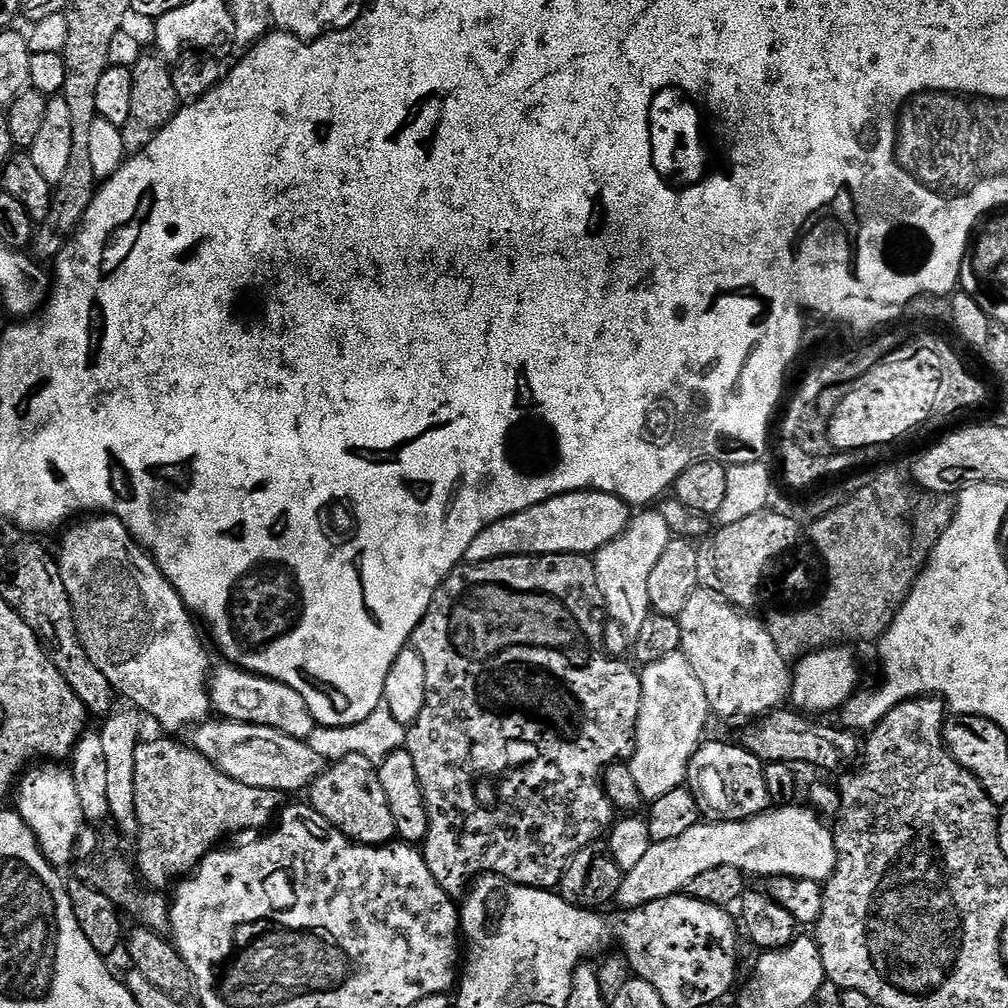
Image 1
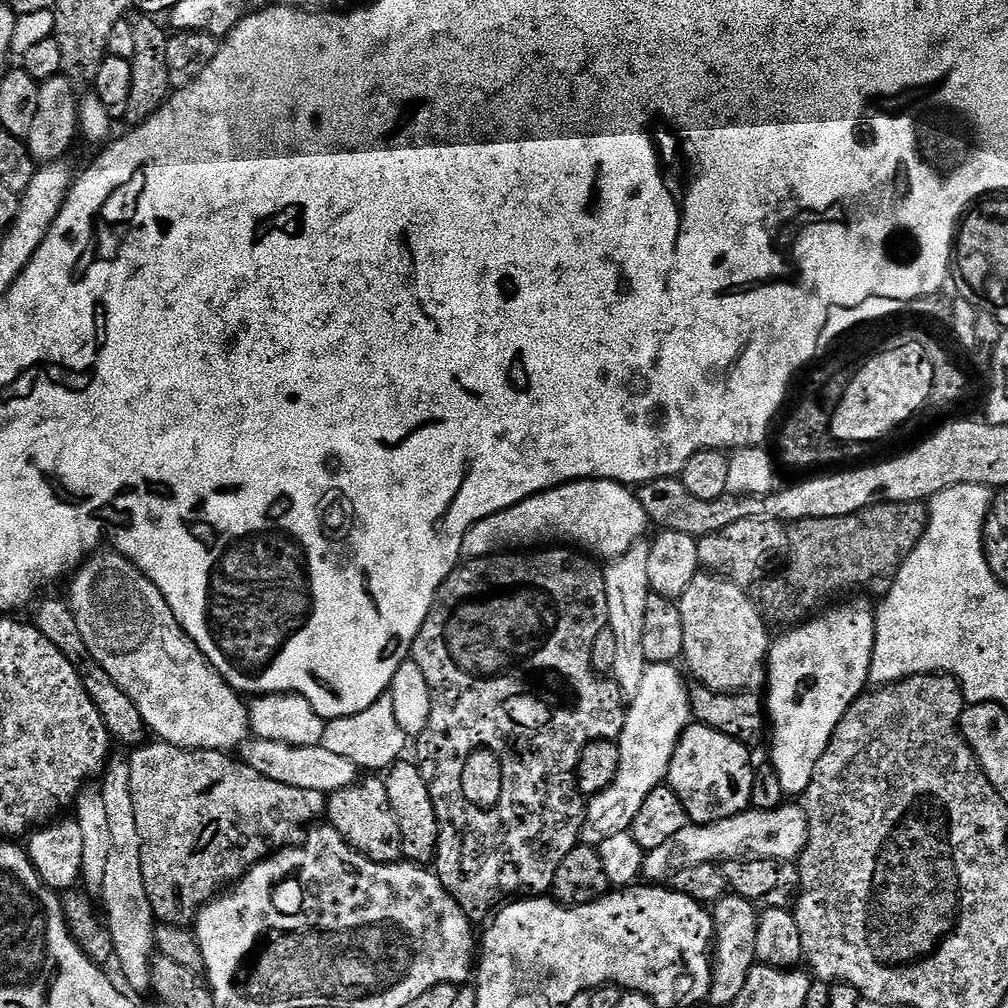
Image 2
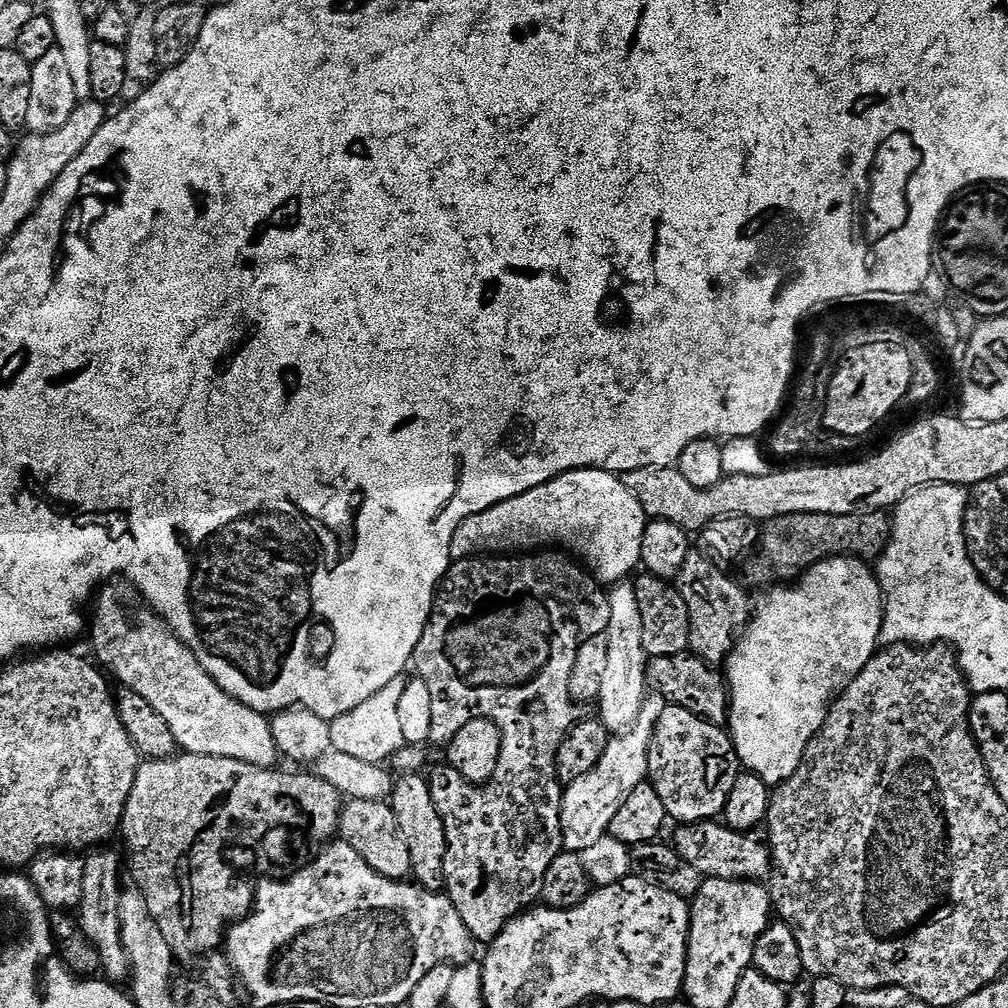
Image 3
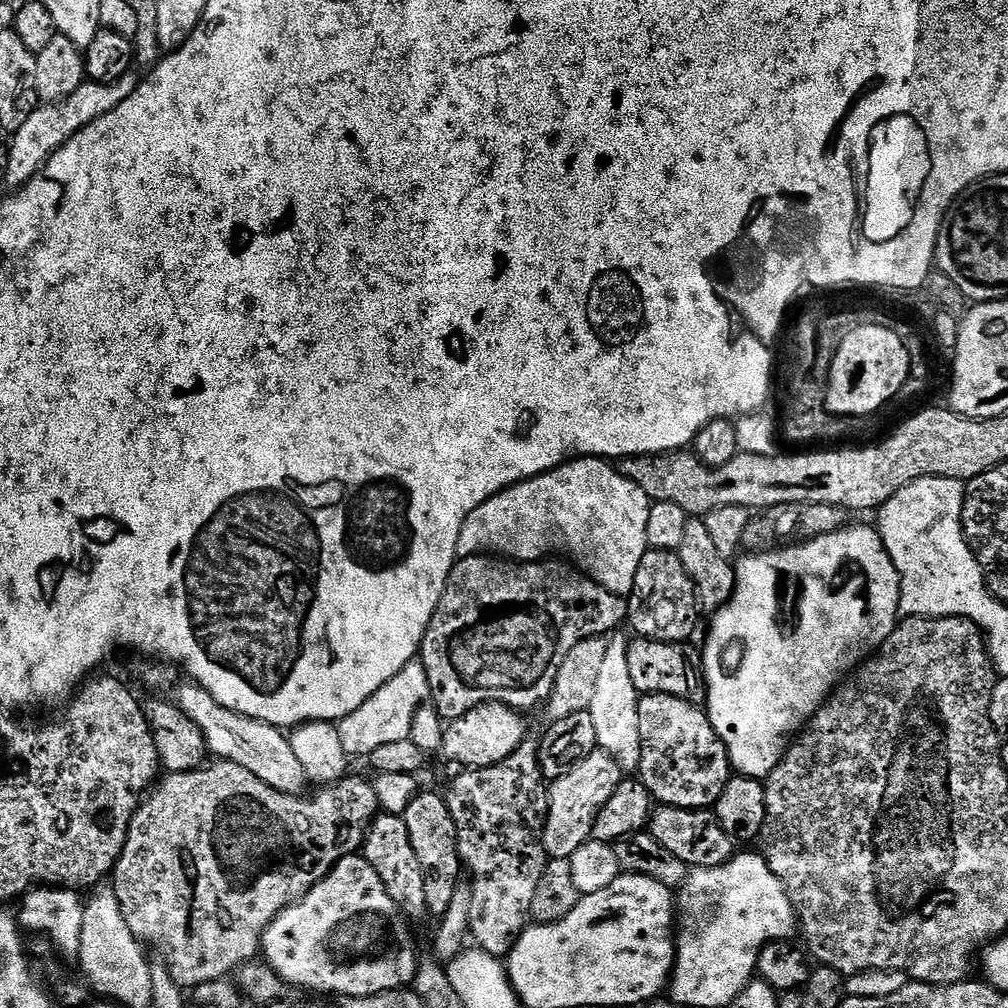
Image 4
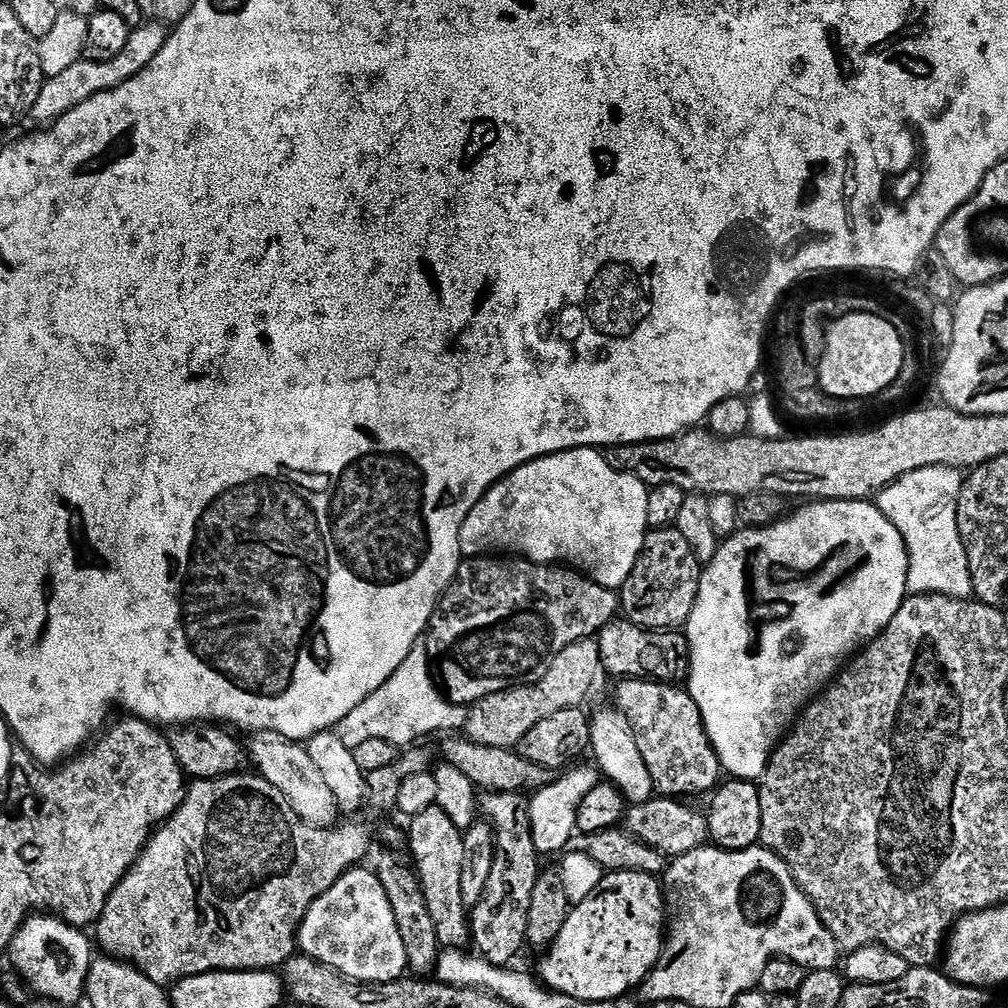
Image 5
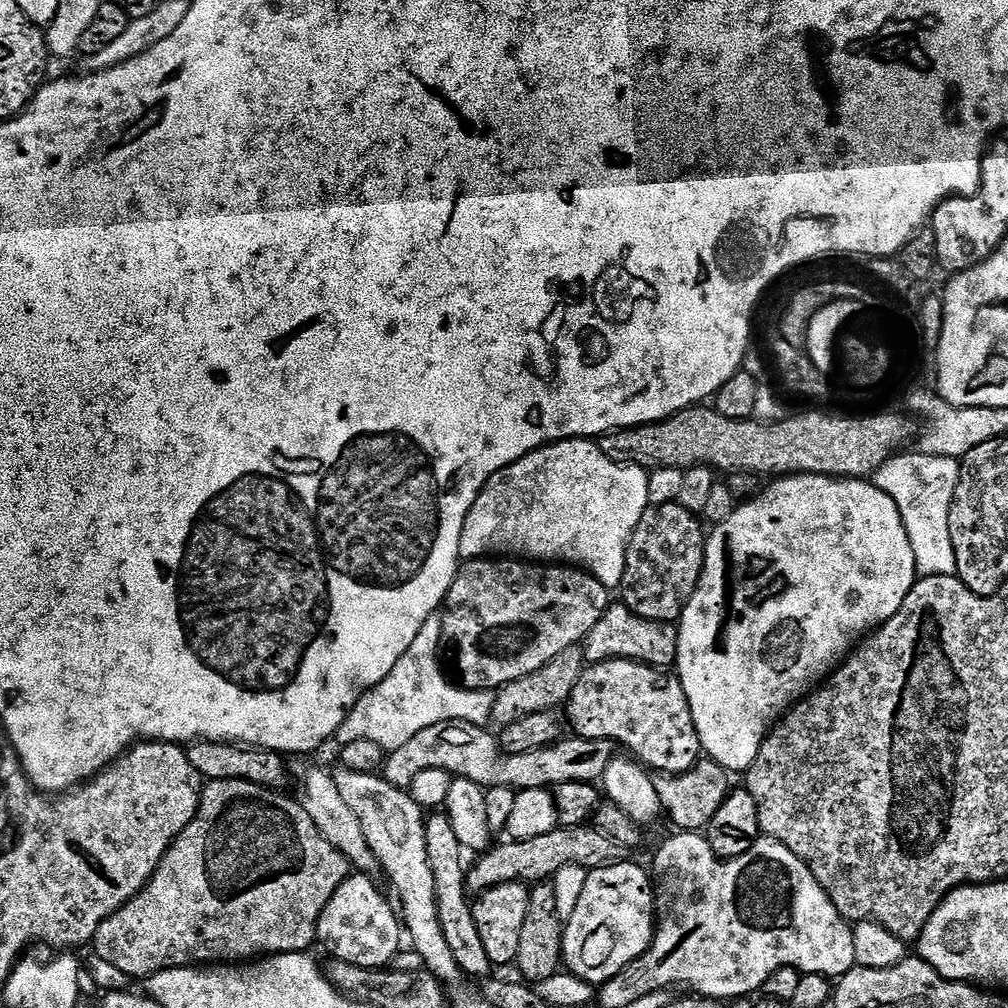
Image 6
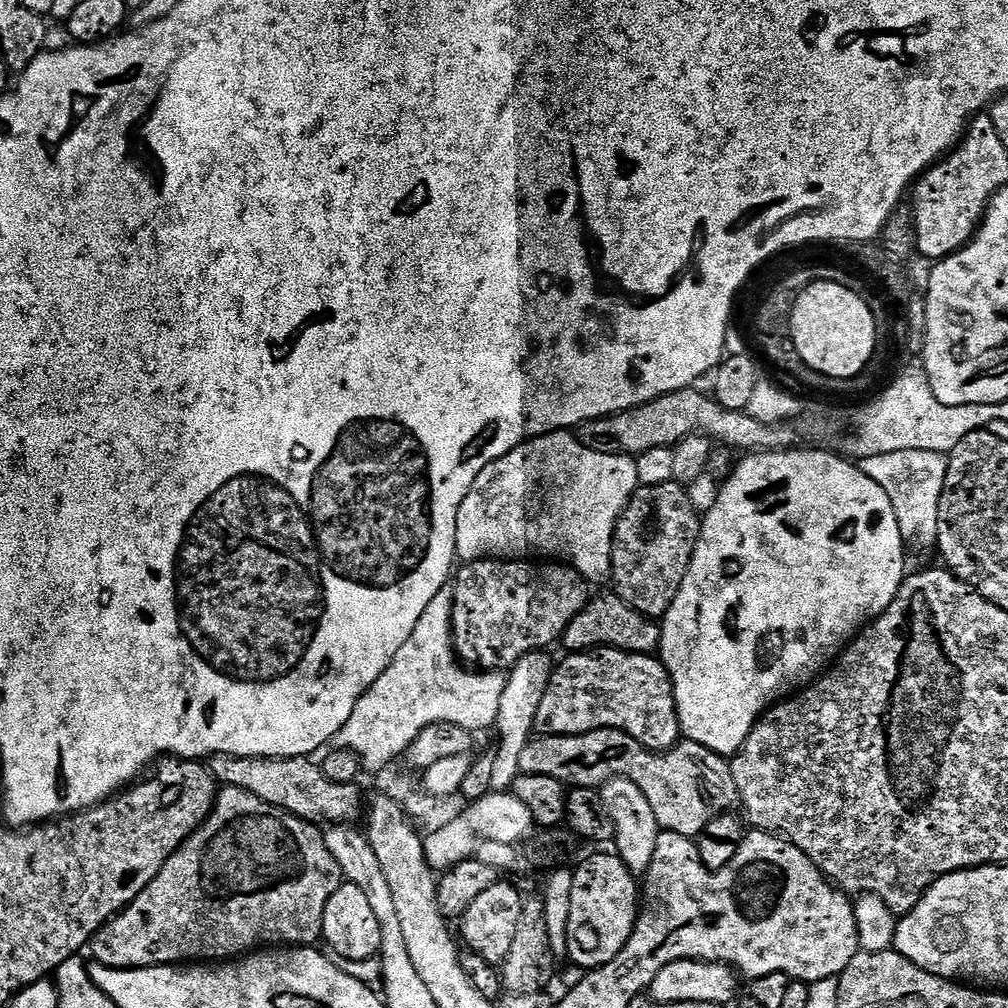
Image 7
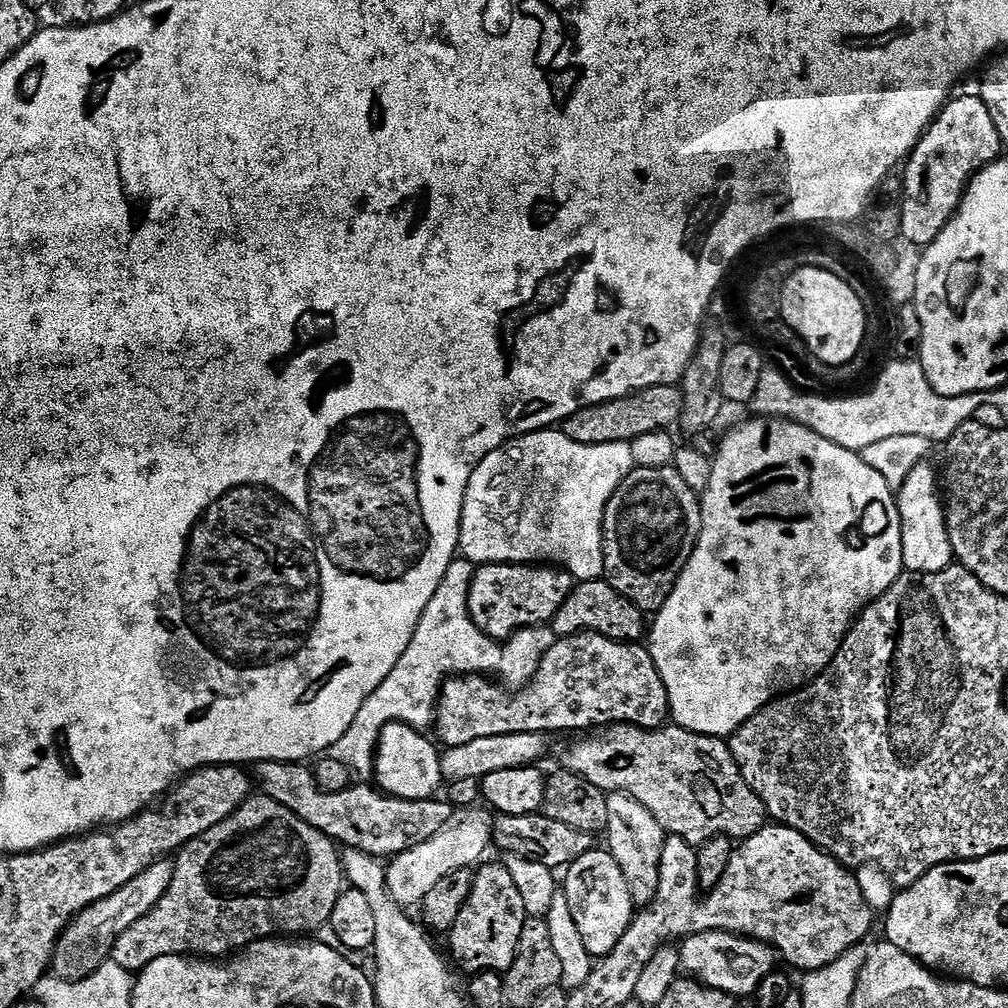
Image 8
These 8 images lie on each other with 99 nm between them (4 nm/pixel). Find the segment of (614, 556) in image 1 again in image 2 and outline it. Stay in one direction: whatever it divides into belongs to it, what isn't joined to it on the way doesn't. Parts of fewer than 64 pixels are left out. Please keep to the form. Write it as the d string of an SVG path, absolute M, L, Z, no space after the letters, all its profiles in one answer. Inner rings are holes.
M650 543L635 544L630 550L626 550L626 554L617 556L607 567L603 569L603 573L608 599L608 627L612 628L618 644L611 675L620 685L620 691L625 697L631 698L636 695L638 686L642 686L642 674L649 666L646 654L642 650L642 634L646 626L646 602L650 595Z

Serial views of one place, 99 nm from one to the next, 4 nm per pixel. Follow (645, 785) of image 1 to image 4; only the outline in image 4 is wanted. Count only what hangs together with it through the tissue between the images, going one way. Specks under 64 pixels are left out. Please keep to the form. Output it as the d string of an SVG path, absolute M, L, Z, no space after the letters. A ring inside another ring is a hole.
M595 750L584 760L580 760L564 777L551 781L548 789L549 810L545 818L543 846L553 860L566 860L589 840L592 827L606 802L618 790L622 771L615 757Z

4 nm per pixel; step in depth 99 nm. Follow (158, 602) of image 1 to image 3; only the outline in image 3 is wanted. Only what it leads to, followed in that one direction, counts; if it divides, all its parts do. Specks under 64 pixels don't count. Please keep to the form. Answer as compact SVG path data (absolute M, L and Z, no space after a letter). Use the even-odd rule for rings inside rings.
M108 582L99 589L98 595L95 597L94 605L96 609L93 610L92 616L90 612L90 632L92 628L92 648L96 651L95 659L113 677L117 676L121 681L119 682L123 687L134 690L138 694L142 694L142 698L146 698L146 702L150 702L150 706L154 706L154 710L158 710L160 717L164 719L169 730L174 734L177 745L185 753L194 756L221 756L222 758L234 758L241 760L247 764L260 764L261 762L272 762L272 759L277 759L278 753L276 751L276 743L274 742L274 734L272 733L272 726L269 717L263 712L256 712L250 706L246 706L242 701L235 700L230 694L226 694L226 690L222 690L222 686L218 686L218 682L212 677L210 673L205 670L198 662L198 658L191 652L189 648L184 645L183 640L176 635L175 632L169 628L168 623L164 621L164 617L159 612L153 610L151 607L146 606L145 601L142 599L140 592L136 590L131 583L128 582Z

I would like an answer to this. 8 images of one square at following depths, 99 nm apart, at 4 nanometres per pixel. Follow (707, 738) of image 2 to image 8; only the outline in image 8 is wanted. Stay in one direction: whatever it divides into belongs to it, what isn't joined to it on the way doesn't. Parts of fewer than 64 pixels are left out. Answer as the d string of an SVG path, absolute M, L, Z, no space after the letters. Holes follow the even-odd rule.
M579 632L577 636L561 636L556 644L547 650L545 657L542 658L541 665L538 666L537 673L523 689L520 691L509 691L501 686L495 679L489 678L484 674L461 674L451 677L444 681L444 686L440 690L440 698L436 701L436 715L434 717L434 729L436 728L435 739L439 741L445 749L466 746L466 742L474 742L474 738L490 738L498 734L522 734L523 732L543 732L553 734L552 732L580 732L583 728L592 728L588 730L600 730L605 726L613 724L633 724L636 728L645 730L659 730L669 723L670 713L668 711L668 695L666 686L658 674L658 666L654 666L654 658L648 653L647 647L640 642L625 642L622 640L611 640L602 634L593 632Z

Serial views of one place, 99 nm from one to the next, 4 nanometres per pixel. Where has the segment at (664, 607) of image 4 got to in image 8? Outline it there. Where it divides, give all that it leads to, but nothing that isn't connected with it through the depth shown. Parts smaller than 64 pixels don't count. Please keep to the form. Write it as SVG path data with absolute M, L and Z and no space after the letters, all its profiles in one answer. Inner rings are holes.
M675 466L667 468L638 468L633 467L628 475L614 490L610 502L604 511L604 575L622 598L634 602L641 612L655 614L666 602L676 579L682 574L686 562L690 562L690 554L694 554L696 543L702 530L701 501L698 493L690 490L678 474Z

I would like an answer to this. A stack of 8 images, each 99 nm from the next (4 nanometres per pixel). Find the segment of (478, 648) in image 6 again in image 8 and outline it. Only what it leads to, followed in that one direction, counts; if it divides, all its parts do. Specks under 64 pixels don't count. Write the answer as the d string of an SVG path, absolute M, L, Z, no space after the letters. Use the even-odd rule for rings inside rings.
M482 564L473 571L468 594L468 609L481 631L497 642L504 642L520 628L547 625L558 614L558 606L566 602L574 587L574 578L559 566L538 564Z

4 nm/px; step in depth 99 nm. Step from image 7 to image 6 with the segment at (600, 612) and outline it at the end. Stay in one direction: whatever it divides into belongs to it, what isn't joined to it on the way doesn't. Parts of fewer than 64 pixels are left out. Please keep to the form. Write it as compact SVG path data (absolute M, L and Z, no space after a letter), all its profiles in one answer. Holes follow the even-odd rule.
M623 602L609 603L608 608L594 622L594 628L582 641L585 665L606 662L607 660L639 660L651 668L671 669L676 662L678 638L676 628L671 623L647 620L634 614Z

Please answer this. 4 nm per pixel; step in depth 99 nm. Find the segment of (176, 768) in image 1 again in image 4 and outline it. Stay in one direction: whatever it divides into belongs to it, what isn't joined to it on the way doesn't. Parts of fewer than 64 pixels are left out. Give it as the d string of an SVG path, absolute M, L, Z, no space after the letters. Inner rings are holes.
M227 762L212 763L194 772L167 773L141 799L140 808L128 827L124 849L110 877L114 894L118 896L118 906L122 908L122 918L126 918L126 926L130 926L130 930L139 938L141 944L160 955L157 956L159 963L166 965L168 973L181 990L195 990L203 984L225 979L243 964L255 961L262 952L264 932L272 925L276 915L303 898L339 860L357 855L364 847L365 832L381 811L372 783L367 779L364 781L362 777L355 774L349 774L343 780L321 787L312 797L308 797L308 794L291 796L266 786L262 778L254 778L254 774L250 774L250 770L242 766Z

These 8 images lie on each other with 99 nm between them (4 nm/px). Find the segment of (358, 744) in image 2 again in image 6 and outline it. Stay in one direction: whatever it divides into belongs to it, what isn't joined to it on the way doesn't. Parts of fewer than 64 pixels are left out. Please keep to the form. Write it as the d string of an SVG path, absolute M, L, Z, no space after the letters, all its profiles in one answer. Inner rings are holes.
M432 616L418 630L418 638L410 642L410 650L398 658L394 670L378 686L361 696L359 702L348 711L348 717L334 737L337 745L350 742L374 742L386 754L406 746L414 734L426 730L426 726L438 726L438 722L461 720L471 724L487 725L492 716L493 693L488 690L473 690L467 686L451 684L440 669L436 651L442 648L440 616Z

